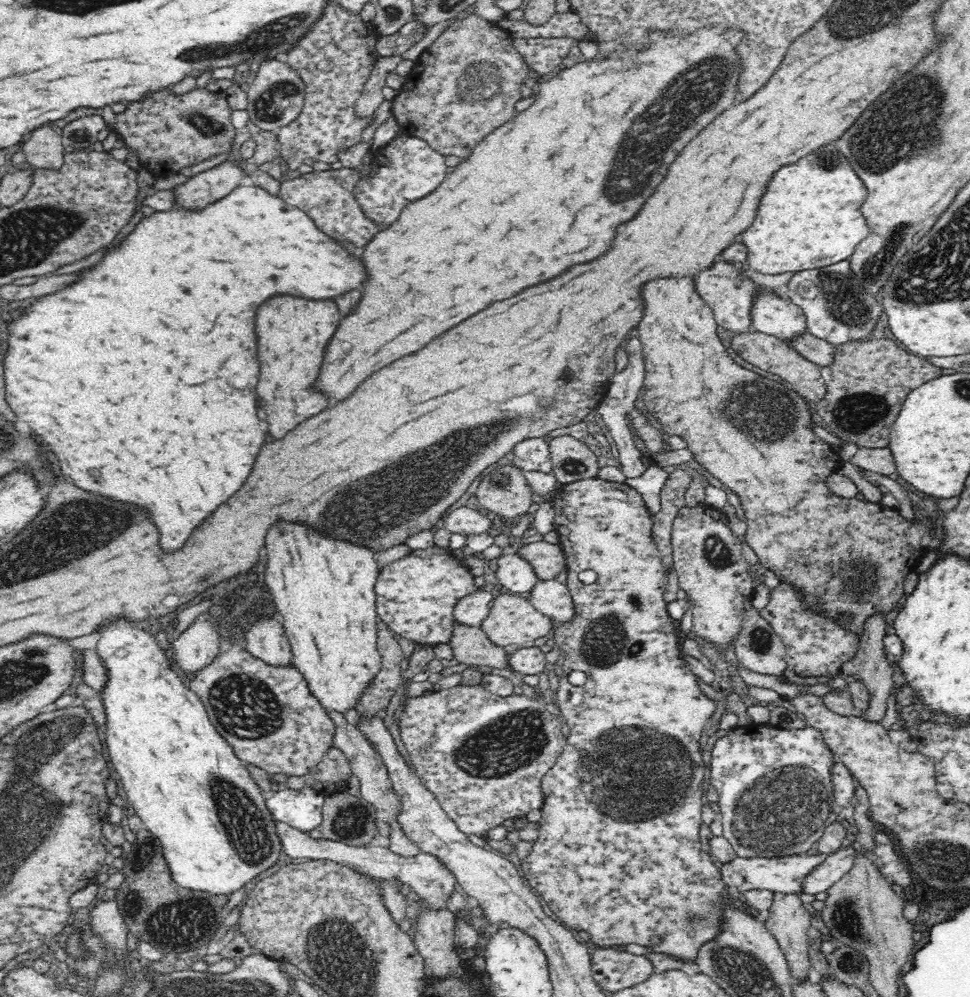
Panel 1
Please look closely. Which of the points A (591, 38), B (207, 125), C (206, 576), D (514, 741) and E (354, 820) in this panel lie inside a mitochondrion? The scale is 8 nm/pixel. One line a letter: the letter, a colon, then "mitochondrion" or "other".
A: other
B: mitochondrion
C: mitochondrion
D: mitochondrion
E: mitochondrion

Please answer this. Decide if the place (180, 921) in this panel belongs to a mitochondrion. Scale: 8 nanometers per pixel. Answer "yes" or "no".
yes

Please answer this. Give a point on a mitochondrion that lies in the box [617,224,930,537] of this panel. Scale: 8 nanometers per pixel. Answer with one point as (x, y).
(744, 408)

